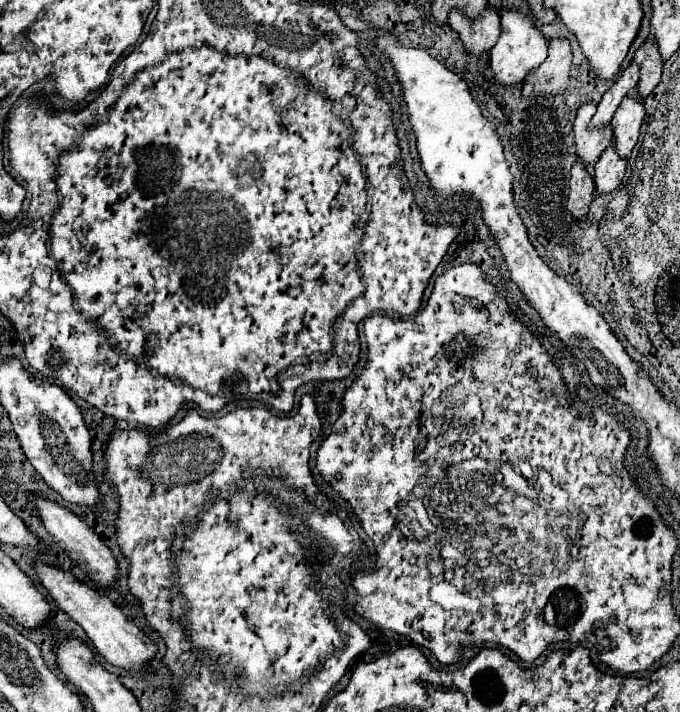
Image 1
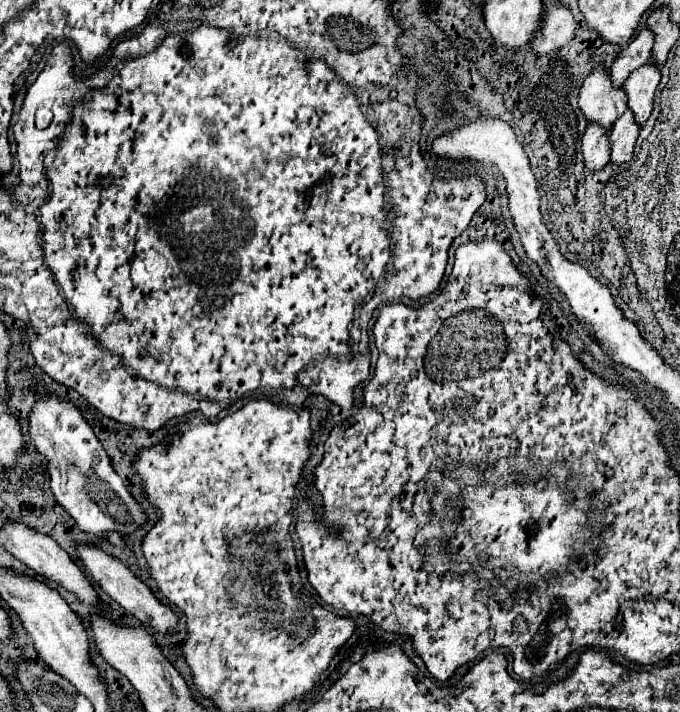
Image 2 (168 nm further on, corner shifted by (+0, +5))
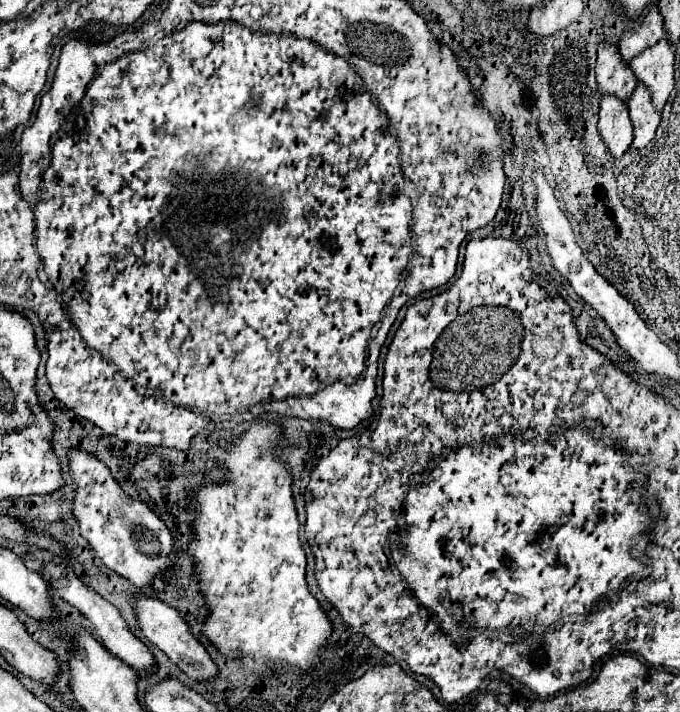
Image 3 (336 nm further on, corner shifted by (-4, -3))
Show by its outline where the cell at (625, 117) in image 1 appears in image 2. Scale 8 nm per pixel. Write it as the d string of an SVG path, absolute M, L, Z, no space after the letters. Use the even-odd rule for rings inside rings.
M651 61L651 63L635 69L623 83L623 89L627 95L627 105L637 121L637 125L641 125L641 127L645 125L645 121L649 119L649 115L653 111L653 97L655 97L659 81L661 81L661 73Z

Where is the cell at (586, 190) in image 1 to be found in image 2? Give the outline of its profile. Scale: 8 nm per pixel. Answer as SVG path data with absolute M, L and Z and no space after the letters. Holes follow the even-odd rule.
M589 125L583 135L581 151L583 151L585 169L589 173L603 169L609 163L609 135L607 135L607 131L603 131L599 125Z

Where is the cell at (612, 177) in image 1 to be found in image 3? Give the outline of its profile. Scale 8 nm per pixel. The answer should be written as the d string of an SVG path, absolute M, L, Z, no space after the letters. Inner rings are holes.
M641 83L631 93L627 105L629 105L631 121L633 121L633 131L635 131L635 139L633 139L631 147L641 149L653 139L655 129L657 129L659 119L661 119L661 113L657 113L657 109L653 109L651 93Z

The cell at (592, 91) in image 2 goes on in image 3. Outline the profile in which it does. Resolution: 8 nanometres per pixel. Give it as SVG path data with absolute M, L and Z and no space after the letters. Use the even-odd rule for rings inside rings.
M601 41L599 45L595 71L597 71L597 83L601 95L617 95L621 99L627 99L637 85L637 77L633 77L633 69L621 63L621 53L617 45L611 45L607 41Z

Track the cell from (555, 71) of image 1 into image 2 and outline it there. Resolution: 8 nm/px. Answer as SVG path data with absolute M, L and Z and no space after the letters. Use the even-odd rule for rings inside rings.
M553 5L545 9L543 29L533 39L531 47L535 55L549 55L565 47L575 37L575 19L567 7Z

